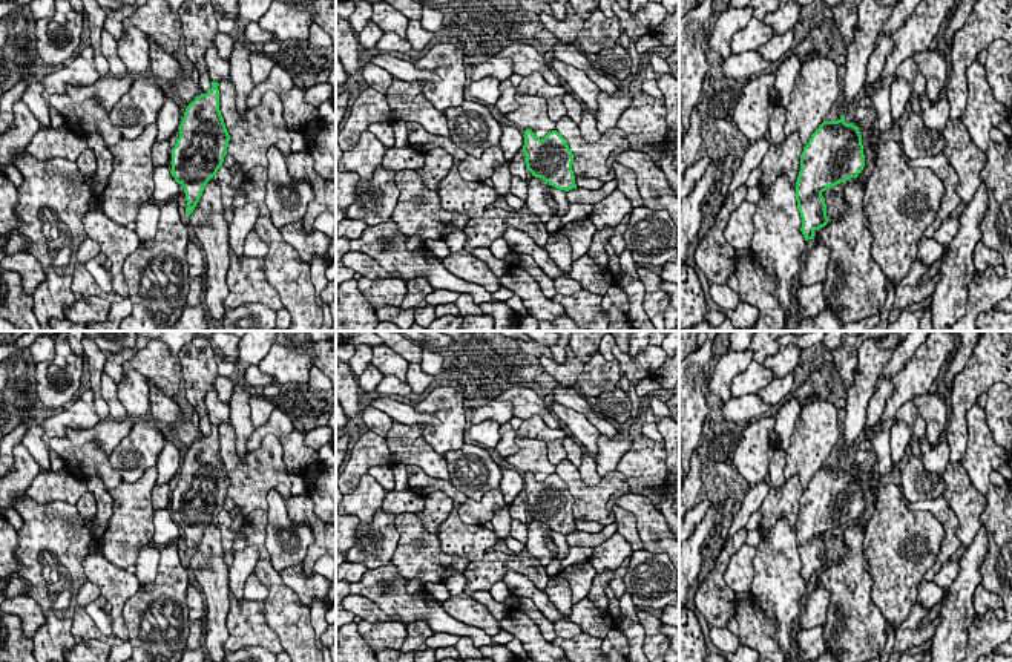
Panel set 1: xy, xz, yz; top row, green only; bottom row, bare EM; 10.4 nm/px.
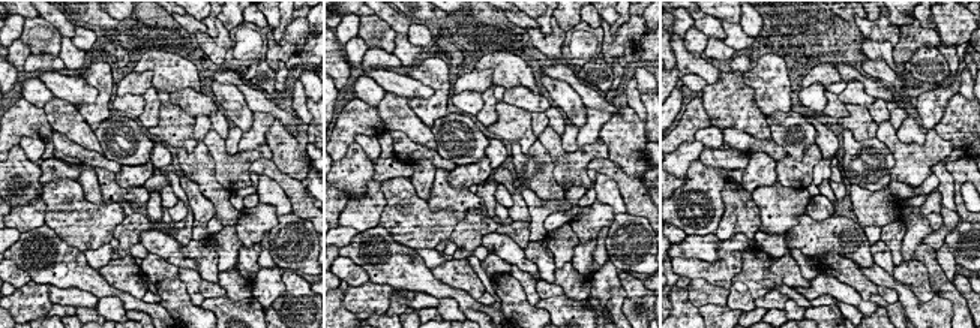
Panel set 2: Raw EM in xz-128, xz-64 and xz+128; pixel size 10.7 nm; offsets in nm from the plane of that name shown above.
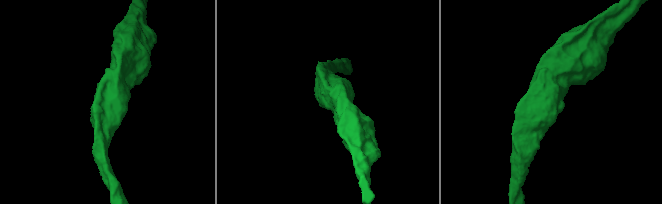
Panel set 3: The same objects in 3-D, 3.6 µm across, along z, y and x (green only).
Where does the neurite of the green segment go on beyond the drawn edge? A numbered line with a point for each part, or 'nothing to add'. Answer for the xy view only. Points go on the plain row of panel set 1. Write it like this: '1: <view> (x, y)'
nothing to add

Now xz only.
nothing to add

